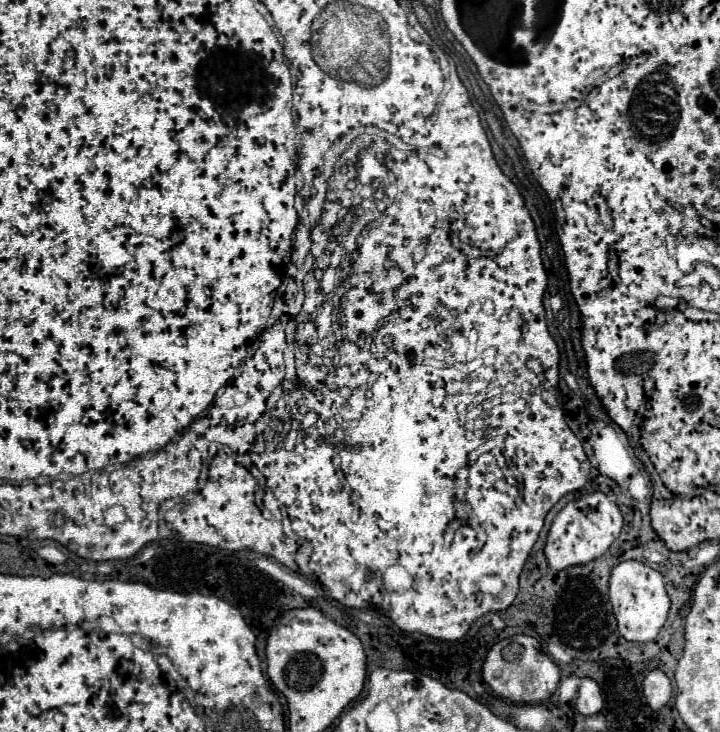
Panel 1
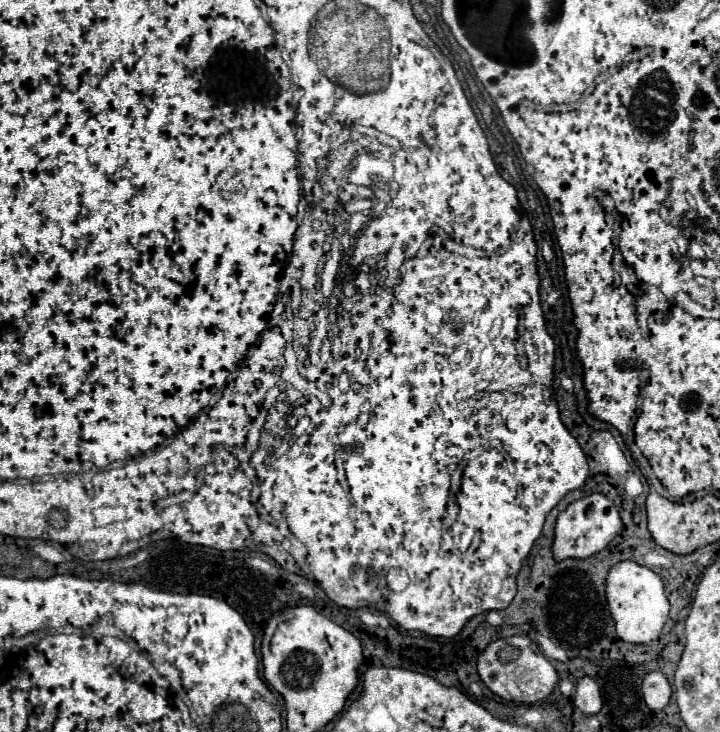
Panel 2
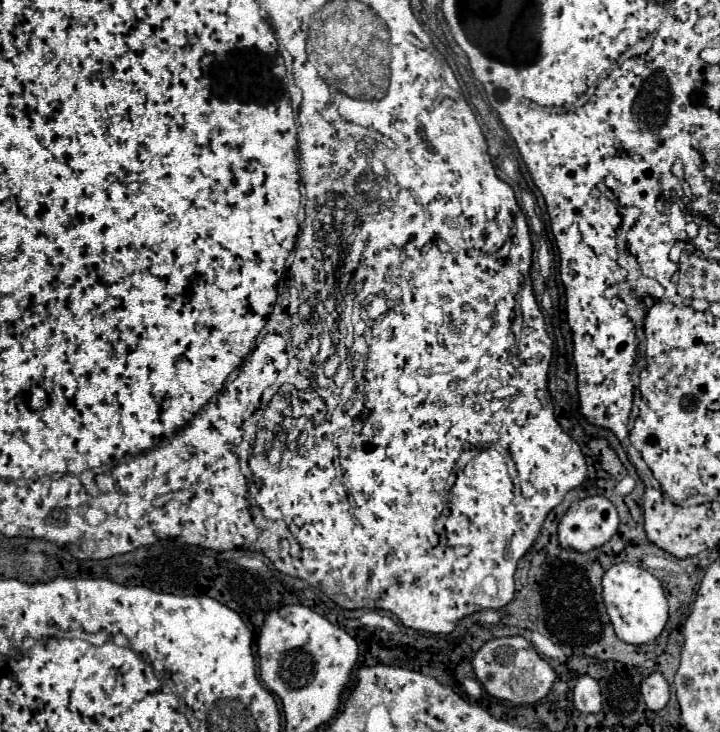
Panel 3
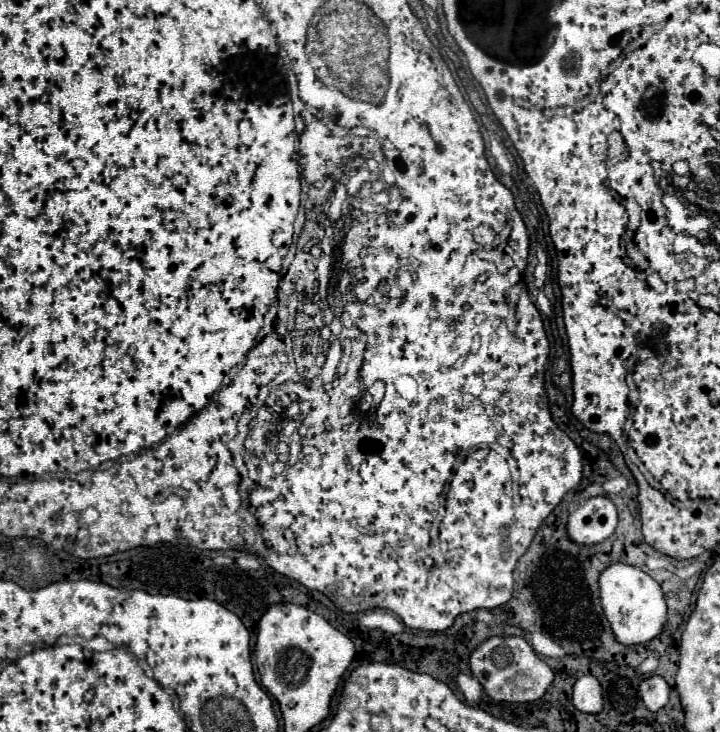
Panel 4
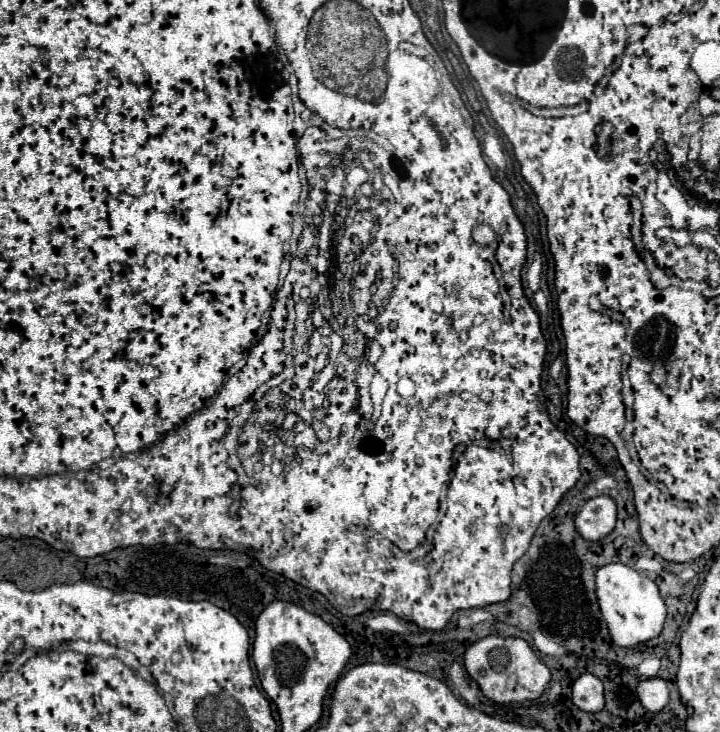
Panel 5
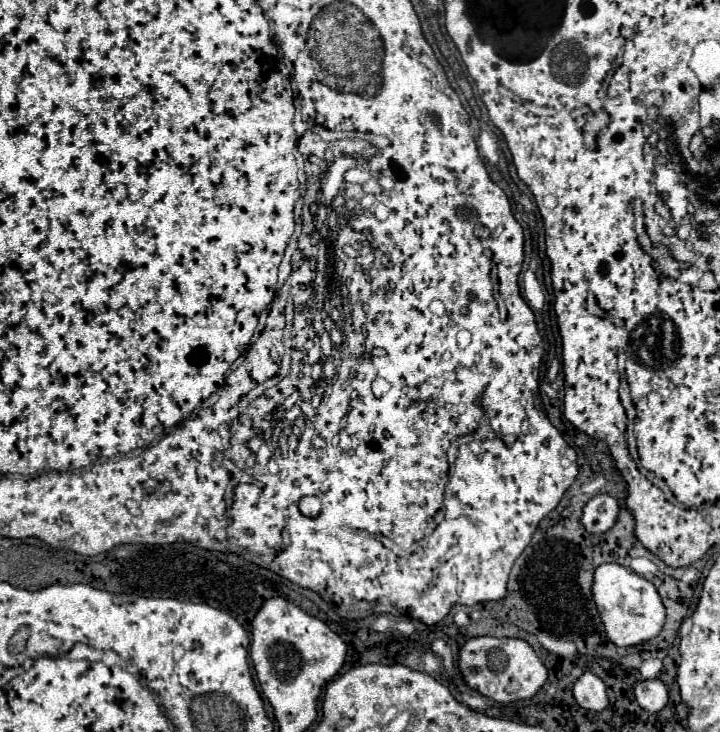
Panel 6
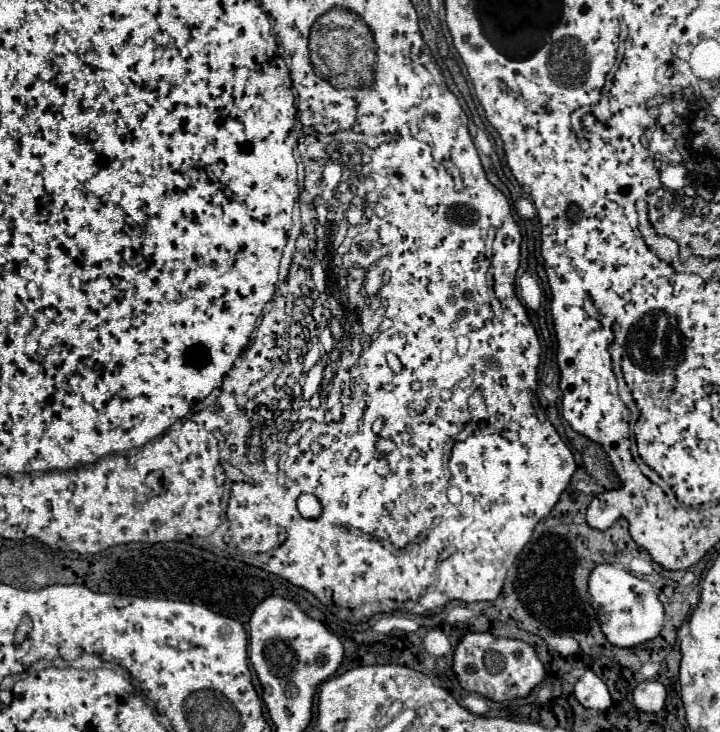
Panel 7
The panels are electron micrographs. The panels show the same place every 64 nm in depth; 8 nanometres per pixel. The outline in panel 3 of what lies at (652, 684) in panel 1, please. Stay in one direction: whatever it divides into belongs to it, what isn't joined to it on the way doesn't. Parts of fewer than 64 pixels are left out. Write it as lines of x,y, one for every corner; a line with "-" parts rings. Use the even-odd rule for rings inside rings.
652,672
648,678
644,678
640,684
640,690
650,710
662,710
668,704
670,688
668,688
666,678
660,672

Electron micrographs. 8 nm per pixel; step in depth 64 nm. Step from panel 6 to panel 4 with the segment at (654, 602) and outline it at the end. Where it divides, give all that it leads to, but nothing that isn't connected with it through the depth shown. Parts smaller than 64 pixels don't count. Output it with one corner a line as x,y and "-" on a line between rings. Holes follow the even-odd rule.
618,562
606,568
600,576
600,598
614,636
626,646
654,640
666,624
666,600
660,584
636,566

